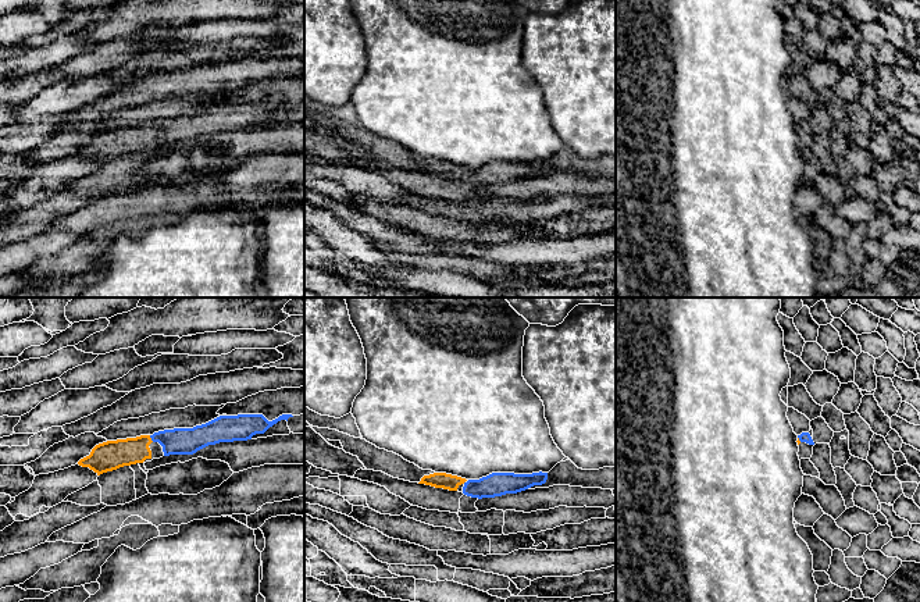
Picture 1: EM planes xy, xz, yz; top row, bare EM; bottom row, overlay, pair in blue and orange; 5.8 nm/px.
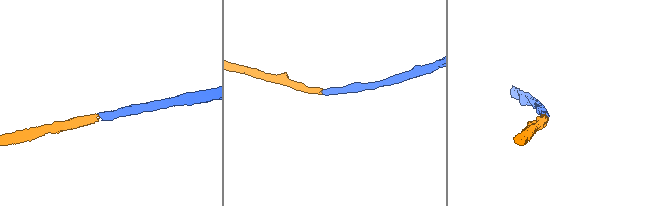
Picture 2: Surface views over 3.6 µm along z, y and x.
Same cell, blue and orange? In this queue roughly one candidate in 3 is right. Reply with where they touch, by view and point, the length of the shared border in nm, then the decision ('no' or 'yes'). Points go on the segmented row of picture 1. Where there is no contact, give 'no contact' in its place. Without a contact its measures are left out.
xy (150, 437) | 50 nm | yes

